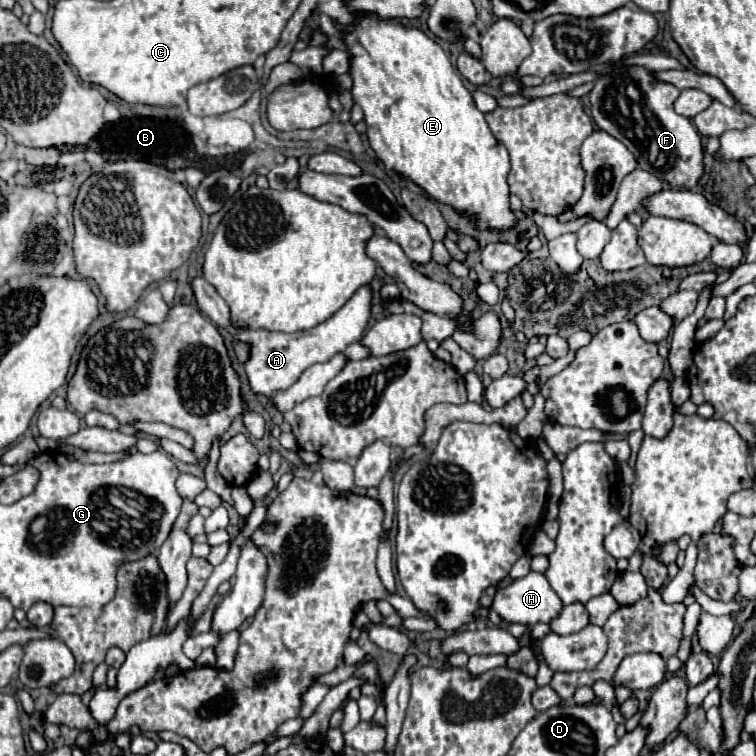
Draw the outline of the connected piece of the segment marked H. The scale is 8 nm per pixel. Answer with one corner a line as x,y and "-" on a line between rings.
529,572
523,578
513,580
505,588
497,590
491,610
497,612
505,622
529,624
551,622
563,608
559,596
549,586
545,574

